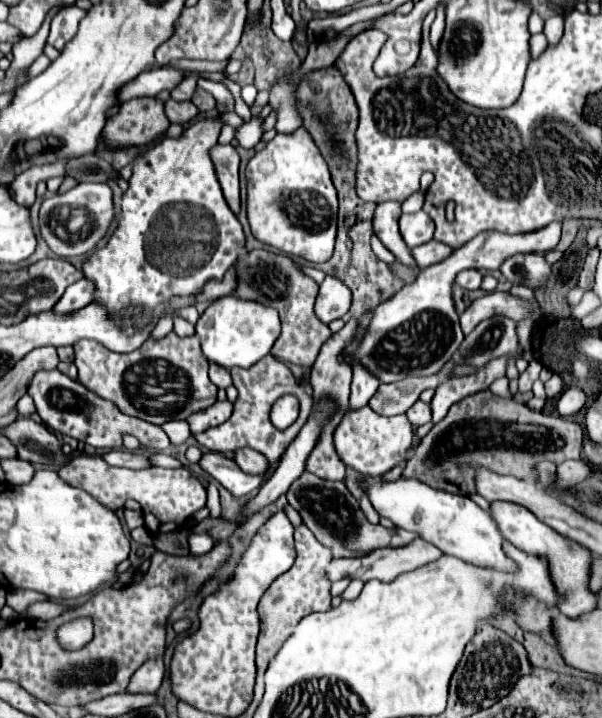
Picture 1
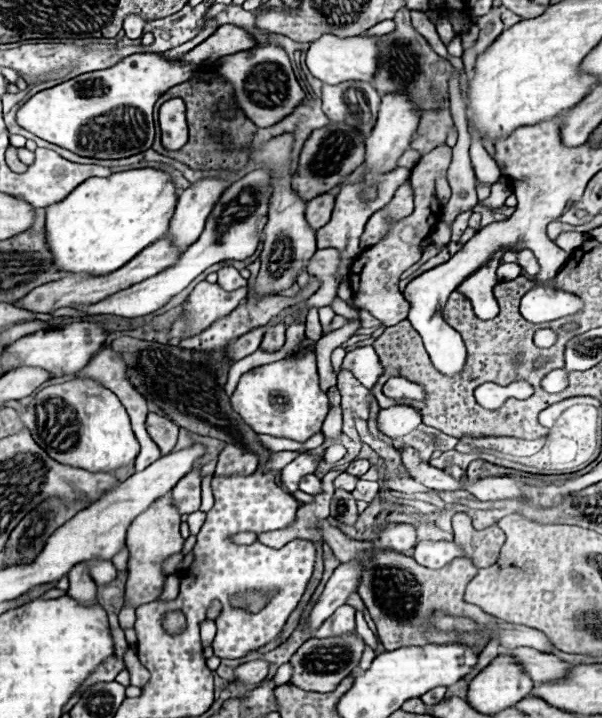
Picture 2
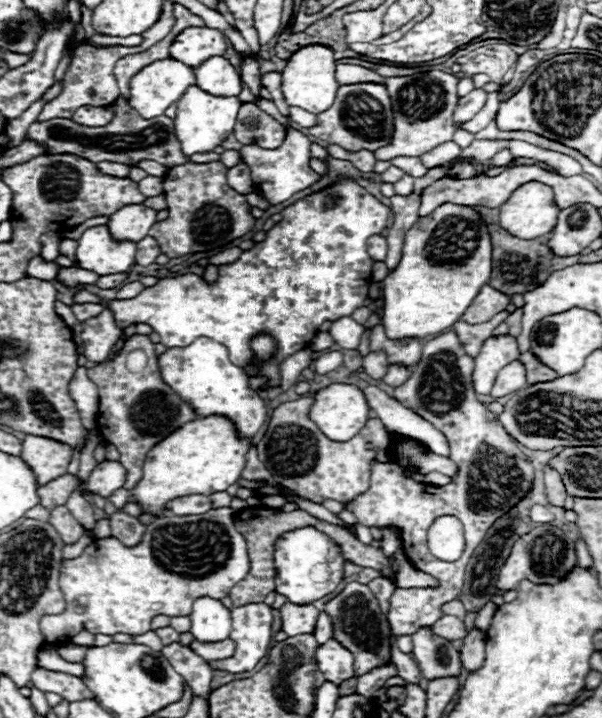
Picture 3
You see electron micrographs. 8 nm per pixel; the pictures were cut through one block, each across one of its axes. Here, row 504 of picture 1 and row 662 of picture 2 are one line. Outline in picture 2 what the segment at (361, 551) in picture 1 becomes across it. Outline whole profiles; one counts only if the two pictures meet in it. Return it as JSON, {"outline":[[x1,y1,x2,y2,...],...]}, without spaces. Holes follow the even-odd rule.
{"outline":[[356,632,342,634,342,636,330,636,330,638,310,638,290,658,290,662,294,666,292,684,296,684,298,688,304,688,304,690,310,690,310,692,324,692,324,694,334,692,334,688,340,684,340,680,358,666,364,648,366,648,366,644]]}

